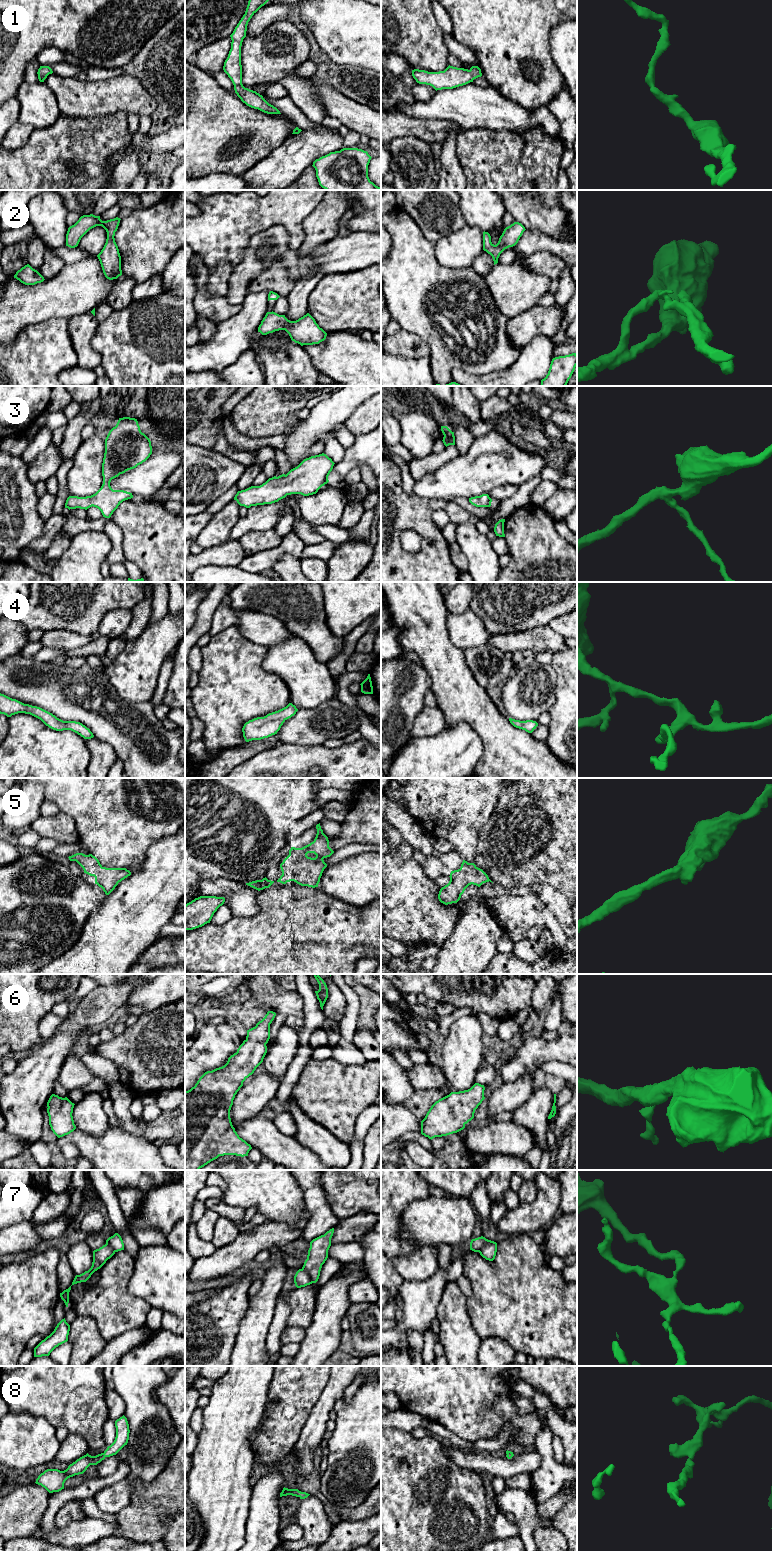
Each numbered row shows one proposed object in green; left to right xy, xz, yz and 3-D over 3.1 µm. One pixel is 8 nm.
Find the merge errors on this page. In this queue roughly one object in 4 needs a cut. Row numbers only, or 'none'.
7

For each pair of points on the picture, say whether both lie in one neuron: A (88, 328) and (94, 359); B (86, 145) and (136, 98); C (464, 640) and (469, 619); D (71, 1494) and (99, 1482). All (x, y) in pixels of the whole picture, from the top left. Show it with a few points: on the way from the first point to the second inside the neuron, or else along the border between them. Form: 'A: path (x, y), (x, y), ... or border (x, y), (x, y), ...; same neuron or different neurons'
A: path (85, 336), (86, 351); same neuron
B: border (126, 114), (113, 113), (97, 118); different neurons
C: path (464, 635), (469, 624); same neuron
D: path (78, 1492), (89, 1490), (92, 1487); same neuron

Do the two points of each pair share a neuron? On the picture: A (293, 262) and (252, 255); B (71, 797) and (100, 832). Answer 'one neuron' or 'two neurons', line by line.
A: two neurons
B: one neuron

